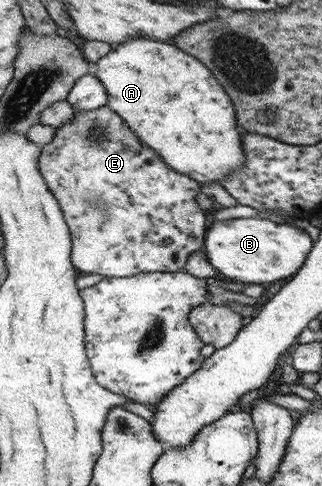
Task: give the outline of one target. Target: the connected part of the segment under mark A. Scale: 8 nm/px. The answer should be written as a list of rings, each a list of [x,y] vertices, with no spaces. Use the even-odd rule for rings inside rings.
[[[134,37],[115,46],[99,60],[94,71],[107,87],[110,95],[108,106],[120,113],[142,141],[161,154],[171,169],[202,184],[220,183],[228,173],[244,167],[244,131],[239,127],[232,98],[203,63],[173,44],[148,37]]]

